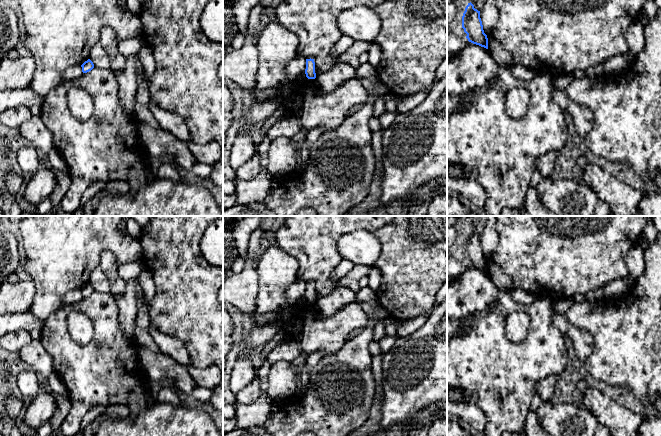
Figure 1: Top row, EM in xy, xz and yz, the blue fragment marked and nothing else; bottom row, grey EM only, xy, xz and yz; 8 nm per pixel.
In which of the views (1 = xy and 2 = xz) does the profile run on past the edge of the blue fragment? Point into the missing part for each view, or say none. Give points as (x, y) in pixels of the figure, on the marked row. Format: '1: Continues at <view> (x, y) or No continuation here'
1: No continuation here
2: No continuation here

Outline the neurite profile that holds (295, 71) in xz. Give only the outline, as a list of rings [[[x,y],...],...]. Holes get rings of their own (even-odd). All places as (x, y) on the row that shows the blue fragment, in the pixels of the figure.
[[[297,57],[290,61],[286,68],[286,74],[290,81],[296,82],[306,78],[306,59],[304,57]]]

